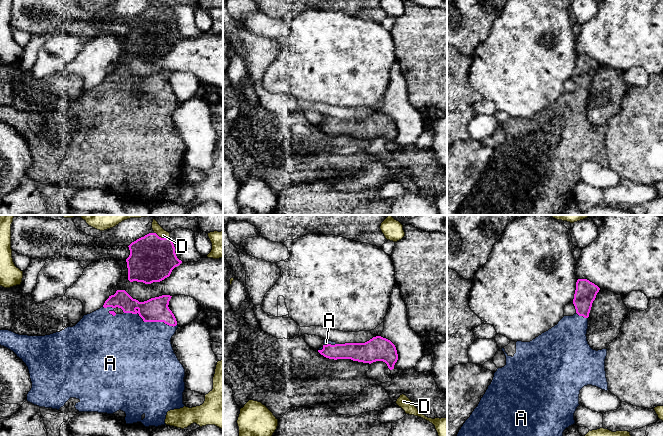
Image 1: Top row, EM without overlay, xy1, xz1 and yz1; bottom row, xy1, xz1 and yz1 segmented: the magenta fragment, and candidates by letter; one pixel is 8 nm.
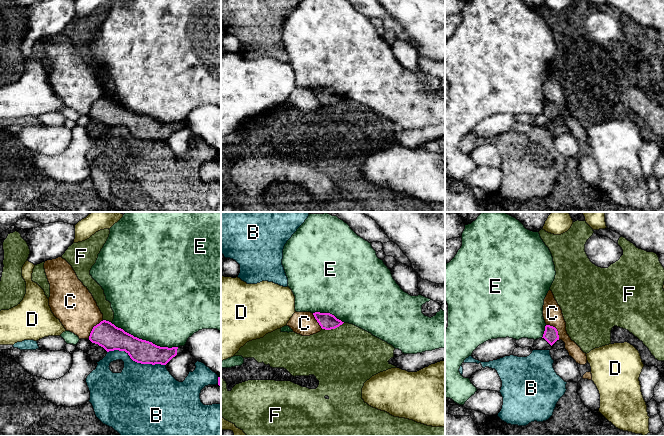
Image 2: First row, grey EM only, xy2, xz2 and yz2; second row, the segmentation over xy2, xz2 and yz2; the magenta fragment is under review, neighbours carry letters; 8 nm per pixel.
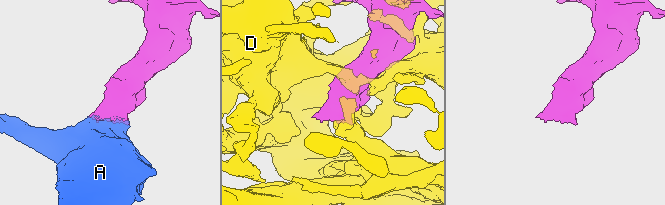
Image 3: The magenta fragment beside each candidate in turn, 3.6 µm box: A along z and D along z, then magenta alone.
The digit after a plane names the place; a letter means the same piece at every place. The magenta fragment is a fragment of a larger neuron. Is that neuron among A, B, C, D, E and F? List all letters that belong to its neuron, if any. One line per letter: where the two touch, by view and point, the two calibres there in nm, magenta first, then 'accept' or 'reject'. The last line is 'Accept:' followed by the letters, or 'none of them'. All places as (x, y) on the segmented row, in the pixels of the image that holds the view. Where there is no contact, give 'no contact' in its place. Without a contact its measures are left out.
A: contact xy1 (150, 321); calibres 190 and 480 nm; accept
B: contact xy2 (136, 361); calibres 190 and 440 nm; reject
C: contact xy2 (93, 328); calibres 200 and 320 nm; reject
D: contact xy1 (162, 238); calibres 360 and 70 nm; reject
E: contact xy2 (144, 340); calibres 190 and 500 nm; reject
F: contact xz2 (332, 328); calibres 140 and 480 nm; reject
Accept: A

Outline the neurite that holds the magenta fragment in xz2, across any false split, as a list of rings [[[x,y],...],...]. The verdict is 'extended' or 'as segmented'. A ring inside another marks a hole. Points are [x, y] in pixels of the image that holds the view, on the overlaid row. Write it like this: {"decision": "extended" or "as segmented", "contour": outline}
{"decision": "as segmented", "contour": [[[315,312],[313,315],[321,328],[325,330],[335,329],[344,323],[330,313]]]}

